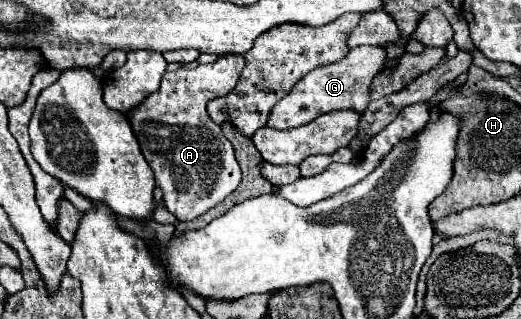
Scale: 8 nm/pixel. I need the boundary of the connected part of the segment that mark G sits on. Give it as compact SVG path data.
M361 46L349 50L349 54L333 64L319 66L311 70L301 82L295 84L295 88L271 110L271 116L267 120L269 128L275 130L289 130L303 124L313 122L317 116L333 110L355 110L363 112L367 104L371 102L371 80L381 70L385 62L385 50L381 46Z

